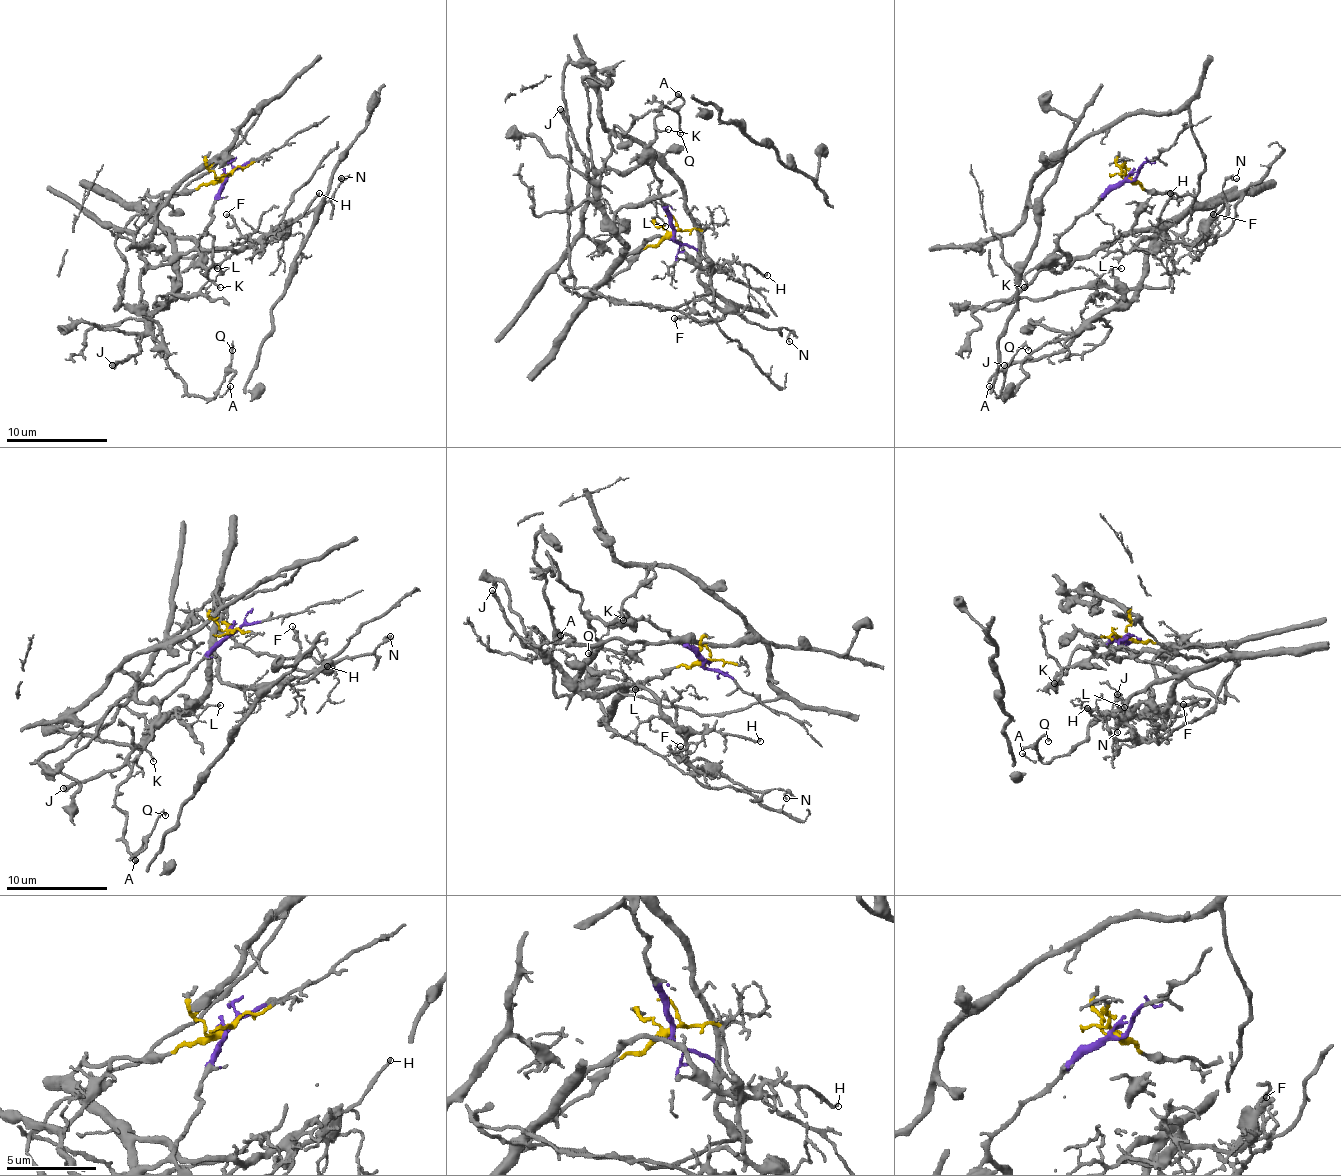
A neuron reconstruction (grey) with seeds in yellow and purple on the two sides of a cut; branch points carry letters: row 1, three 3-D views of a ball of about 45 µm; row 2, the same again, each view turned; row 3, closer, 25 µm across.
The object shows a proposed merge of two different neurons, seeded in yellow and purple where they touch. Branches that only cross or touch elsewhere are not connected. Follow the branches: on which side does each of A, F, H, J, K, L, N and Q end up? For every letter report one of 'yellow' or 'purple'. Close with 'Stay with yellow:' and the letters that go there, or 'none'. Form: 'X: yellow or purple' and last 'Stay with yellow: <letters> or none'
A: yellow
F: yellow
H: yellow
J: yellow
K: purple
L: yellow
N: yellow
Q: yellow
Stay with yellow: A, F, H, J, L, N, Q

